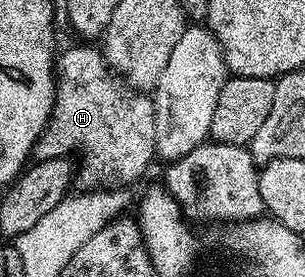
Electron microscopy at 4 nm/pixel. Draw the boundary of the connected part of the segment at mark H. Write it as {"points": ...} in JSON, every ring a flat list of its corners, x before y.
{"points":[[80,45,84,46,74,46,59,55,58,97,35,157,43,160,72,156,84,146,84,167,78,170,81,191,95,191,99,182,115,174,120,182,136,182,157,157,156,108,147,93,121,85,103,53,92,47,95,45]]}

